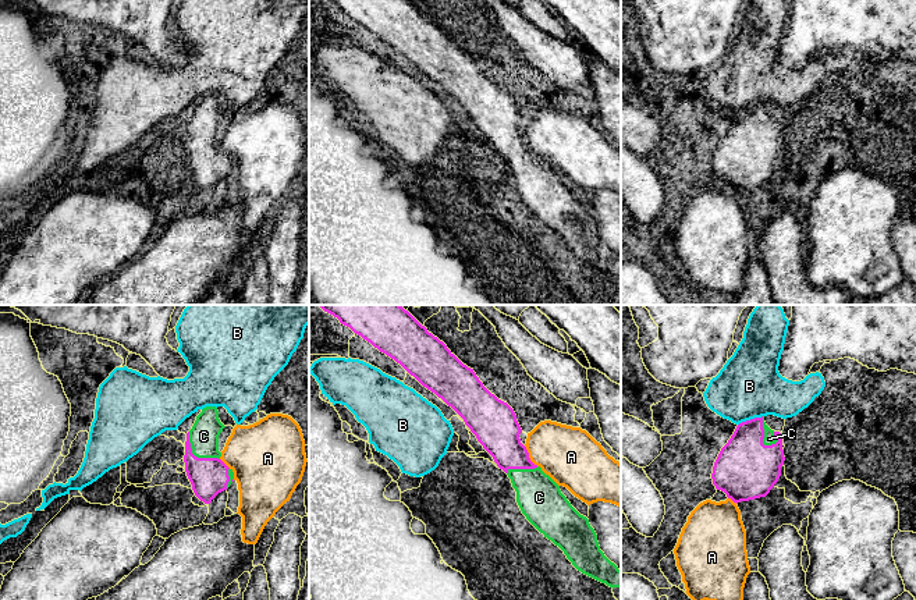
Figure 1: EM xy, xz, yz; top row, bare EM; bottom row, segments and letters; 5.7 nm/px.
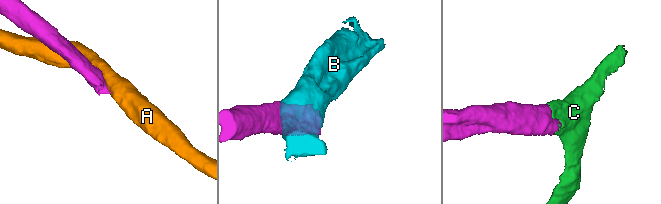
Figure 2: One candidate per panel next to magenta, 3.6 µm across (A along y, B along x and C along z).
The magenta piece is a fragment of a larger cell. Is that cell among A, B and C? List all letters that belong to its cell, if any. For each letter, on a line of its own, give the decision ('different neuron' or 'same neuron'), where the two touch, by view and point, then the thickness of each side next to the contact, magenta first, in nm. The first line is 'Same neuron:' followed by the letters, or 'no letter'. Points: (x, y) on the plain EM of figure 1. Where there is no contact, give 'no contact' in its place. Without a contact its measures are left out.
Same neuron: C
A: different neuron; contact xz (528, 145); calibres 260 and 340 nm
B: different neuron; contact yz (751, 107); calibres 300 and 380 nm
C: same neuron; contact yz (763, 124); calibres 360 and 70 nm

